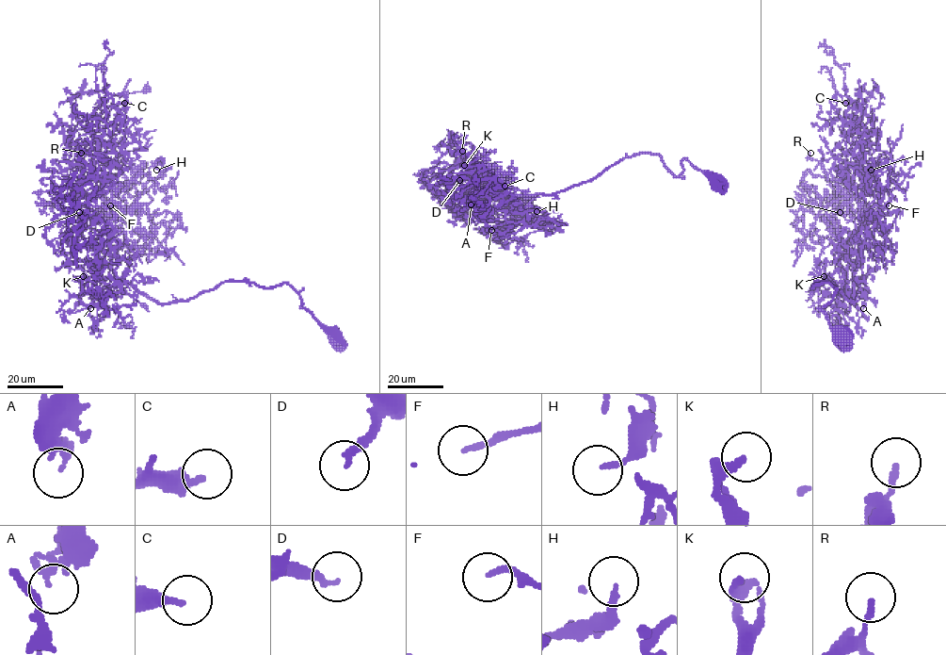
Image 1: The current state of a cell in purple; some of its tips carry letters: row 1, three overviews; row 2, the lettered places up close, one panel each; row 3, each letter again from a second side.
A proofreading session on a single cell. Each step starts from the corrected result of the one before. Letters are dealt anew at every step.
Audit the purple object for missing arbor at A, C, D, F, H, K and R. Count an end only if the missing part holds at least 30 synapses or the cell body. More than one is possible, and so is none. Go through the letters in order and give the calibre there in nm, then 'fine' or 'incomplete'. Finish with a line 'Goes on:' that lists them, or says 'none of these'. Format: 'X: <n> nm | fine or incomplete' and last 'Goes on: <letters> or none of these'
A: 190 nm | fine
C: 280 nm | fine
D: 180 nm | incomplete
F: 160 nm | incomplete
H: 150 nm | fine
K: 130 nm | fine
R: 150 nm | fine
Goes on: D, F

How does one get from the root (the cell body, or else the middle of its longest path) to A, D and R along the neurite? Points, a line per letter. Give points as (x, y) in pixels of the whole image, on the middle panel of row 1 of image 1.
A: (716, 179), (685, 159), (675, 176), (641, 153), (551, 194), (472, 196), (476, 188), (500, 195), (471, 204)
D: (716, 179), (685, 159), (675, 176), (641, 153), (551, 194), (454, 195), (448, 175), (459, 180)
R: (716, 179), (685, 159), (675, 176), (641, 153), (563, 190), (475, 204), (462, 186), (462, 151)

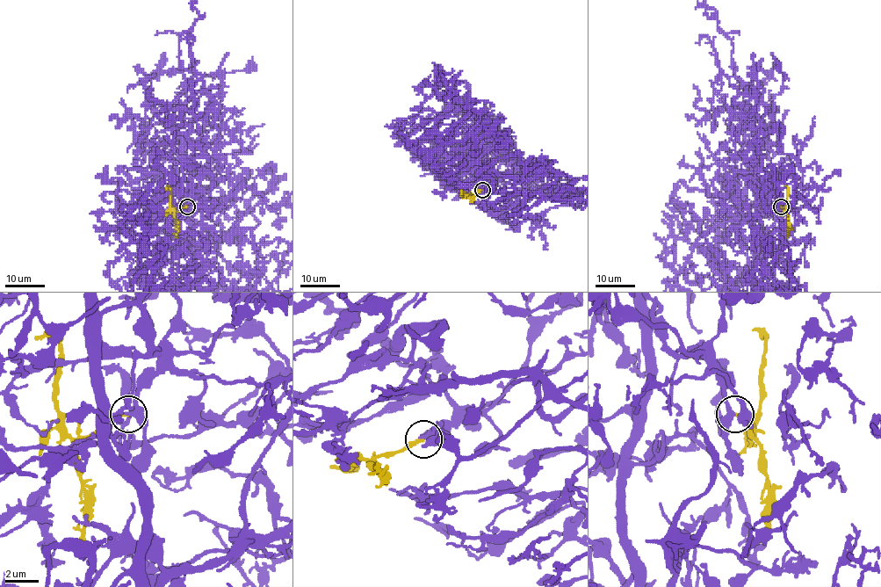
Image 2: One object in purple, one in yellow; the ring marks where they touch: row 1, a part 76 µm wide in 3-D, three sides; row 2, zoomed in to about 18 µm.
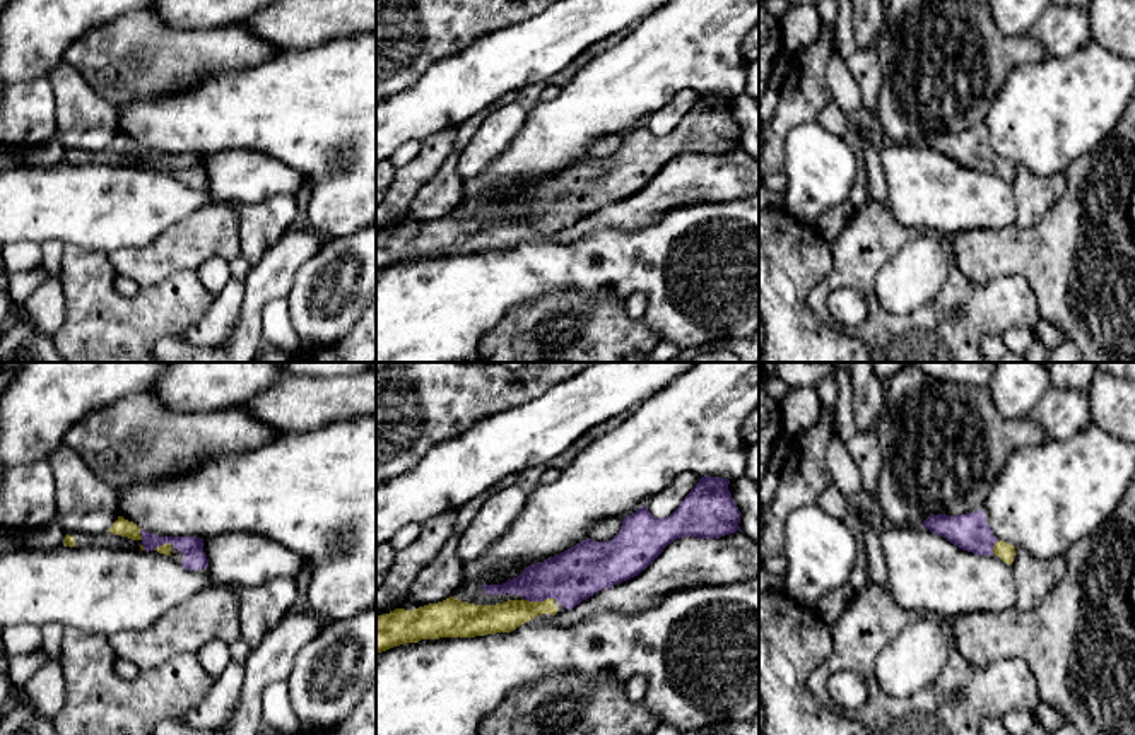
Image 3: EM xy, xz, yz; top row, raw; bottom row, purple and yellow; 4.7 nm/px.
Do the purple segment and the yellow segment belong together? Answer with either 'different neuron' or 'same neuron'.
same neuron

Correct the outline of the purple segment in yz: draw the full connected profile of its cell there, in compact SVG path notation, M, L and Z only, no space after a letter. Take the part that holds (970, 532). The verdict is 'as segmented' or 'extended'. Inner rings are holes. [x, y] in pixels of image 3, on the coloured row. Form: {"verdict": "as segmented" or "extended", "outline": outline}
{"verdict": "extended", "outline": "M983 509L949 516L949 514L932 514L923 525L926 530L947 538L950 544L962 550L978 556L998 556L1003 562L1012 564L1015 556L1015 547L998 540L990 526L986 525L986 516Z"}

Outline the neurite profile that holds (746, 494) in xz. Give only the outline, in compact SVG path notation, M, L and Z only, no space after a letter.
M744 475L730 480L728 491L740 511L740 530L759 544L759 487Z

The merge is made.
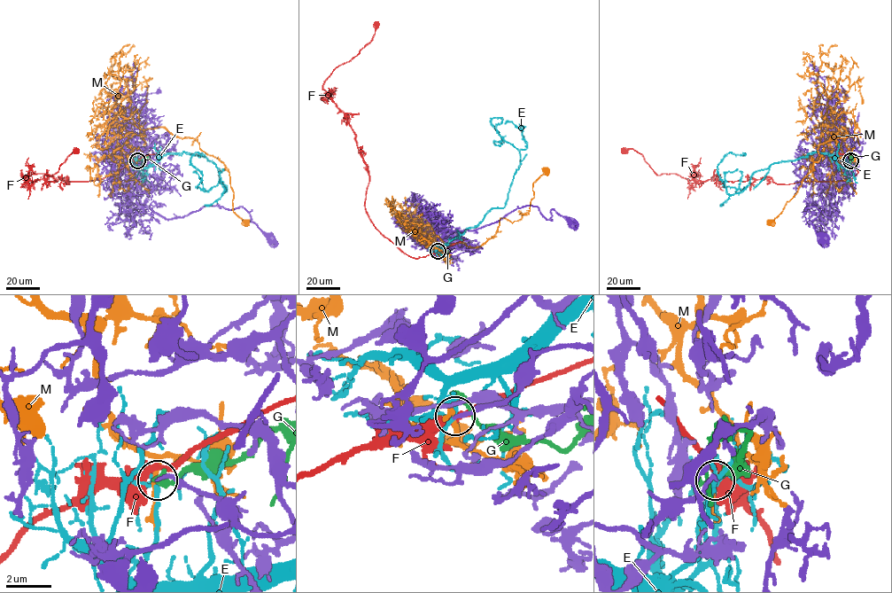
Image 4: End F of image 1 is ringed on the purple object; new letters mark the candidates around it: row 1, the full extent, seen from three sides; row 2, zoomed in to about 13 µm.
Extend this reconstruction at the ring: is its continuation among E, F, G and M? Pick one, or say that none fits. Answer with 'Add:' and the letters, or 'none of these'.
Add: none of these

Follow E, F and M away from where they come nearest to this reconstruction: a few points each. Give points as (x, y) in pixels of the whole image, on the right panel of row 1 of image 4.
E: (850, 160), (844, 168), (809, 153), (756, 171), (742, 190), (725, 186), (717, 166), (743, 155)
F: (850, 159), (857, 172), (838, 181), (700, 181), (657, 175), (641, 154), (625, 150)
M: (850, 160), (841, 133), (833, 136), (827, 130), (827, 114), (846, 137), (819, 145), (819, 160), (771, 222)

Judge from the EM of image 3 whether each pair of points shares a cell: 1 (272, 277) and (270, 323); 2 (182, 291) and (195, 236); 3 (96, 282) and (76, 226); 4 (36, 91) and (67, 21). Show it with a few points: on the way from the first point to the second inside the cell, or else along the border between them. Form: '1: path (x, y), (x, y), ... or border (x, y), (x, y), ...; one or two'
1: border (286, 296), (276, 296), (262, 308), (262, 339); two
2: border (195, 270), (176, 270), (149, 286); two
3: border (65, 243), (106, 253); two
4: border (47, 76), (36, 81), (17, 82); two

